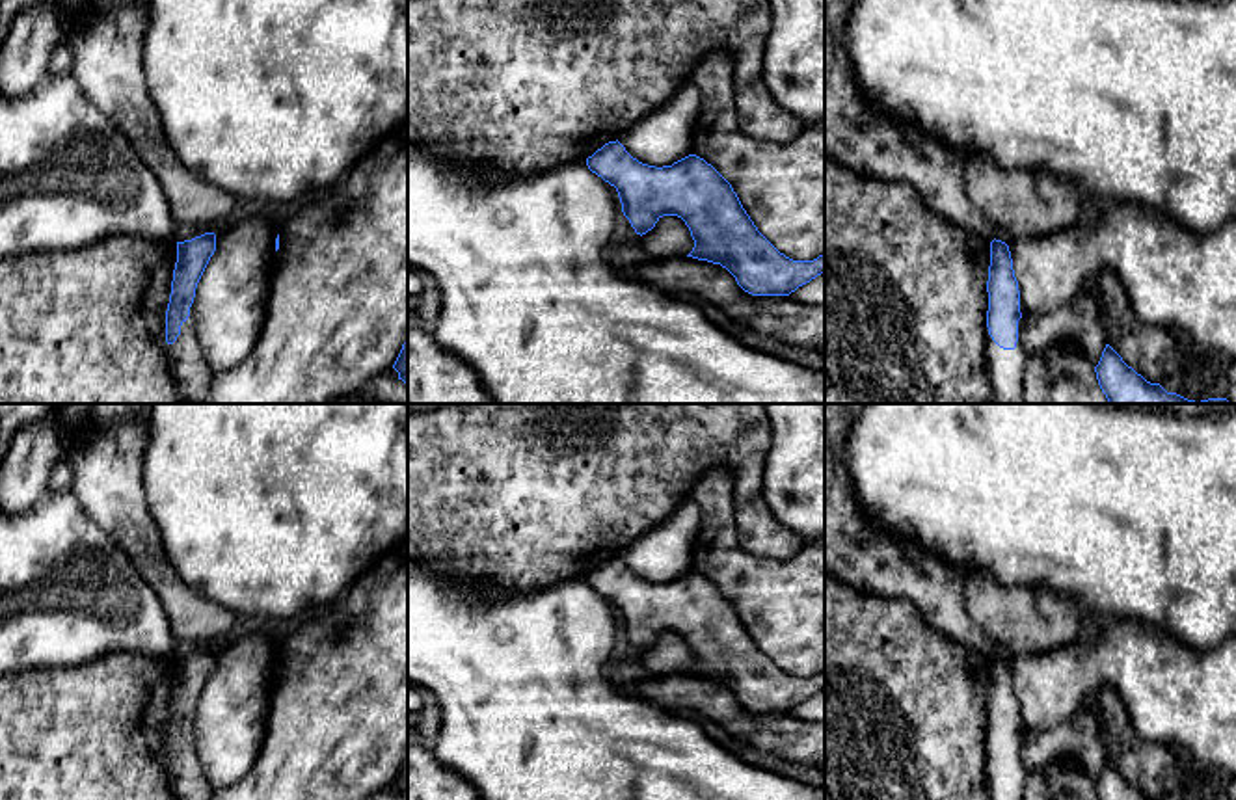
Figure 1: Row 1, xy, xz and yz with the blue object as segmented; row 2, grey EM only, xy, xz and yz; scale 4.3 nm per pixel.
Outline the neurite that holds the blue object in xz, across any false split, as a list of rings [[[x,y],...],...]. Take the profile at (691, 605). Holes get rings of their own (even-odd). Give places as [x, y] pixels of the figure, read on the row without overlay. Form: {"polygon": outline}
{"polygon": [[[616,556],[586,575],[592,590],[616,605],[622,629],[637,651],[663,633],[685,638],[694,657],[687,673],[720,681],[752,713],[789,713],[825,688],[825,670],[793,677],[754,642],[732,601],[704,575],[689,571],[672,582],[648,582]]]}

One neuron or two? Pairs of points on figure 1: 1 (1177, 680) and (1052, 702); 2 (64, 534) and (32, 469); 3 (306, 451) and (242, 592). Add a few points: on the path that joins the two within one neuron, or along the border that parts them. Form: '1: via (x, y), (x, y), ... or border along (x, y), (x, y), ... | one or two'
1: via (1145, 674), (1084, 674) | one
2: border along (49, 492), (19, 516) | two
3: via (274, 486), (267, 506), (263, 557) | one

